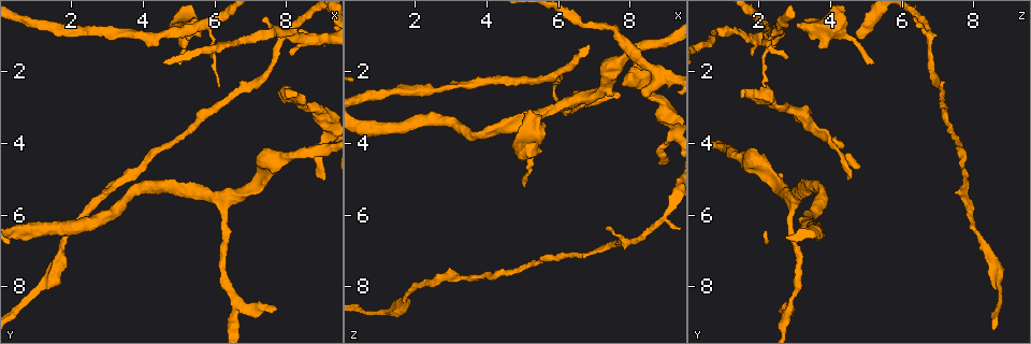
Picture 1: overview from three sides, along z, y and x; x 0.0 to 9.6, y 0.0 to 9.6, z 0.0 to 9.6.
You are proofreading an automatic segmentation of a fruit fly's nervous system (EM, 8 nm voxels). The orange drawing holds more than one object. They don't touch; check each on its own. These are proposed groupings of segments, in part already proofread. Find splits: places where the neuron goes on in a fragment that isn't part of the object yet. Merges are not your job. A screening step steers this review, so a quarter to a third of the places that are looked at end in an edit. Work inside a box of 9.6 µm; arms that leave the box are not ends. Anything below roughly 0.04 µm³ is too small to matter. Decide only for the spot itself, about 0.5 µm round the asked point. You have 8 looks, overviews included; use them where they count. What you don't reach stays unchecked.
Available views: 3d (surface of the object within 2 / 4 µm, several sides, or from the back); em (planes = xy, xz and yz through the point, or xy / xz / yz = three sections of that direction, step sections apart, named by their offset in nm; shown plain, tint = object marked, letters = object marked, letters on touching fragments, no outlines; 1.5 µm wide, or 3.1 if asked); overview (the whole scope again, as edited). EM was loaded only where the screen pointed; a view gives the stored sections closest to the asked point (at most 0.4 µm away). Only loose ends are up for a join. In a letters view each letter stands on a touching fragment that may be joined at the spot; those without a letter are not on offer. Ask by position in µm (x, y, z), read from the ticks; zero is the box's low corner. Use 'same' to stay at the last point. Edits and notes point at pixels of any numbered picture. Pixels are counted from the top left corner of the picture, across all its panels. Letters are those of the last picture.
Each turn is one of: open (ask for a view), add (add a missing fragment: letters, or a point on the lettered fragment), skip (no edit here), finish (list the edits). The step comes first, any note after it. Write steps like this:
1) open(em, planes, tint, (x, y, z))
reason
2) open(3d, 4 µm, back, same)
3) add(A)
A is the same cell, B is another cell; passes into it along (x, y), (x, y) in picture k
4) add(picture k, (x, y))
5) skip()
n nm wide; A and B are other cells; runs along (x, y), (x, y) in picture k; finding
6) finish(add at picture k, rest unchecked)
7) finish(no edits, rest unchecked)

open(em, planes, letters, (5.20, 0.75, 3.10))
an open end

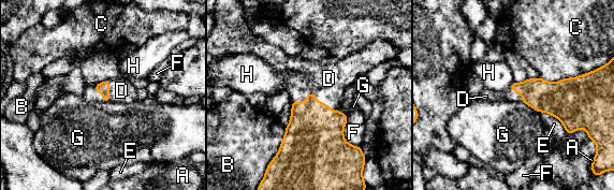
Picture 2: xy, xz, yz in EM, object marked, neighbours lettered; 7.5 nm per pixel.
add(D)
D is the same cell, A, B, C, E, F, G and H are other cells; passes into it along (313, 127), (313, 93), (329, 78) in picture 2; the neuron continues

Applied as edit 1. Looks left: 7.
open(em, planes, letters, (7.75, 8.60, 2.55))
branch stops here

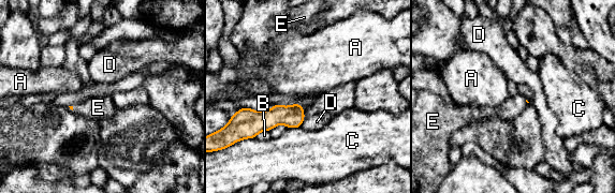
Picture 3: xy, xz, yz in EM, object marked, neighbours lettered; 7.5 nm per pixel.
add(E)
E is the same cell, A, B, C and D are other cells; passes into it along (292, 116), (299, 105), (305, 103) in picture 3; it goes on there

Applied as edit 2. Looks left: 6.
finish(add at picture 2, add at picture 3, rest unchecked)

